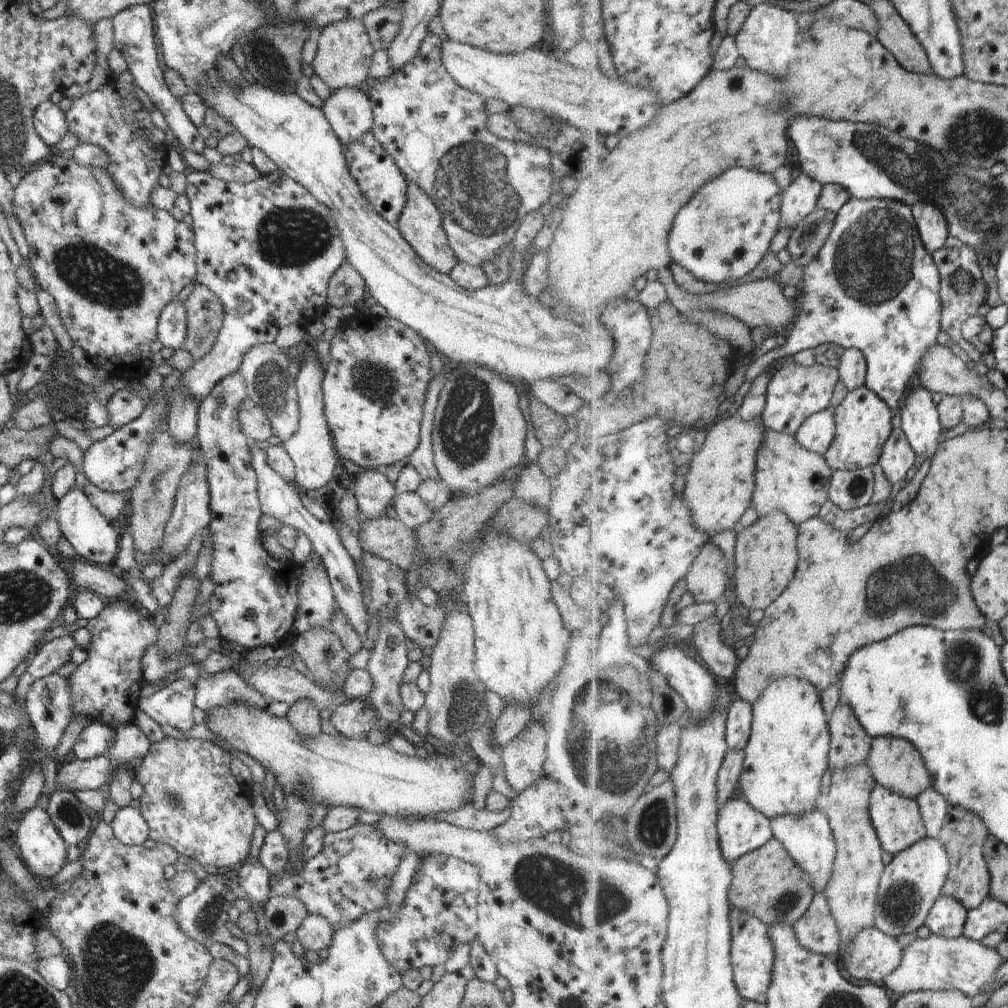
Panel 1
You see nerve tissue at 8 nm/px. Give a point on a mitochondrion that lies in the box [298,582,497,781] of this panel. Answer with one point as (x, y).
(464, 707)

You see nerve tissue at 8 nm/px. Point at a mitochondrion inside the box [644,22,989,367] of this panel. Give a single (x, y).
(872, 262)

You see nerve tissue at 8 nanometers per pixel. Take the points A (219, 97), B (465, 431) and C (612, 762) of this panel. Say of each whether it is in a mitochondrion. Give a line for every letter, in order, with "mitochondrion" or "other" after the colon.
A: other
B: mitochondrion
C: mitochondrion

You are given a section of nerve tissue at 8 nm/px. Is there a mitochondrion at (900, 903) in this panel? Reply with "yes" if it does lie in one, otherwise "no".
yes

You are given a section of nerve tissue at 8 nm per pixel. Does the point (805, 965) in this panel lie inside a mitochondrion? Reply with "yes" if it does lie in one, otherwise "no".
no

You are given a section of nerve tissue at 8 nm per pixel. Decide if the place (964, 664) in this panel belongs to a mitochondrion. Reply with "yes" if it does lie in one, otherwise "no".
yes

